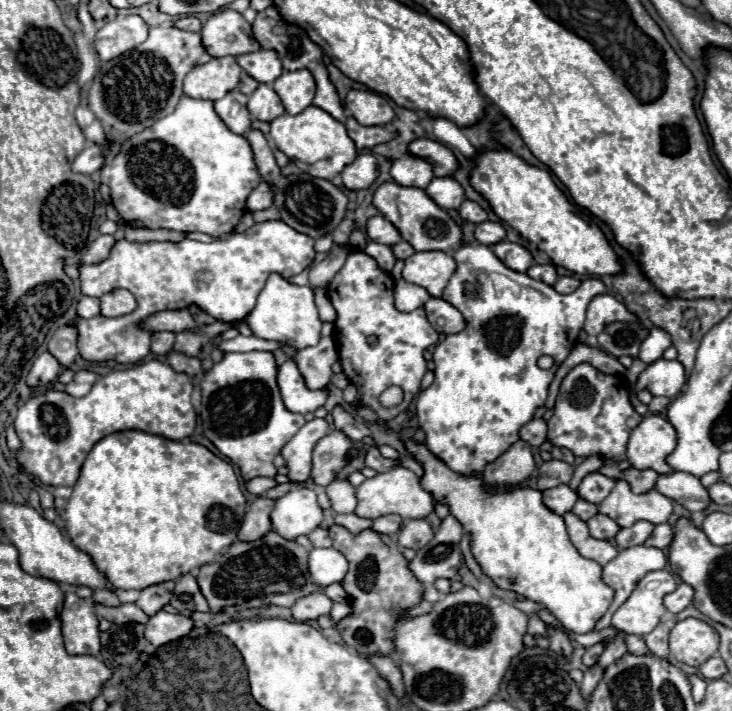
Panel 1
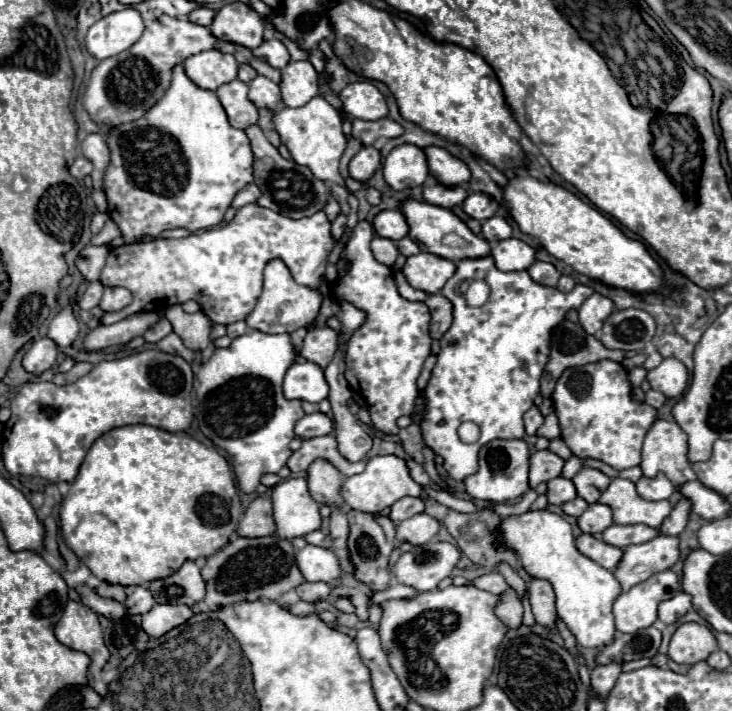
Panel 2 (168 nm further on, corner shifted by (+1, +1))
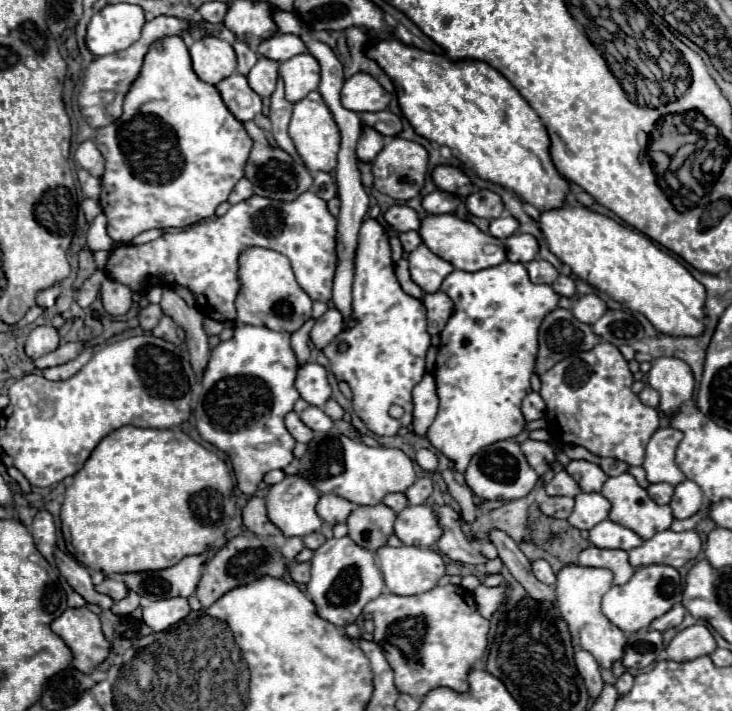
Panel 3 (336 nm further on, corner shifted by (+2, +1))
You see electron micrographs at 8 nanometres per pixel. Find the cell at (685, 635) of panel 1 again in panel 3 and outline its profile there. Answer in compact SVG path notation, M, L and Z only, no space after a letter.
M692 625L680 631L666 647L668 659L672 661L692 661L702 655L710 655L716 649L716 639L704 625Z

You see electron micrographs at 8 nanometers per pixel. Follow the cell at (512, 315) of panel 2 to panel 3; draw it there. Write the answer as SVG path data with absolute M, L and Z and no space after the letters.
M504 261L496 267L488 267L476 273L456 269L444 279L442 291L454 301L456 311L440 333L442 343L434 373L440 407L426 435L438 451L442 451L450 461L456 463L456 471L464 473L470 459L482 447L488 447L500 439L512 439L524 429L526 421L520 411L520 403L530 391L530 375L538 351L538 323L542 321L542 315L546 315L546 311L554 311L554 307L558 307L560 297L554 295L552 287L530 283L526 267L512 261Z

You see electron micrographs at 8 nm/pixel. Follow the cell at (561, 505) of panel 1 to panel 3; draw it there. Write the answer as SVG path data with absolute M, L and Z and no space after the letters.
M558 471L550 483L546 483L546 493L548 495L566 495L566 497L576 497L582 493L580 485L566 473Z

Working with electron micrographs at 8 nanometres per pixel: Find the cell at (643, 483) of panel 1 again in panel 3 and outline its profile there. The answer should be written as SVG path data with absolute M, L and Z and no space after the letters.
M656 483L656 485L650 485L650 487L648 487L648 495L650 495L656 503L660 503L660 505L670 503L672 493L674 493L674 487L668 485L668 483Z

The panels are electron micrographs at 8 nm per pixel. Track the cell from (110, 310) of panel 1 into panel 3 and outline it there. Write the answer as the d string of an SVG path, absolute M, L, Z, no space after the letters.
M108 277L102 283L102 303L104 303L104 309L108 315L112 315L112 317L126 315L132 307L132 291L130 291L130 287Z

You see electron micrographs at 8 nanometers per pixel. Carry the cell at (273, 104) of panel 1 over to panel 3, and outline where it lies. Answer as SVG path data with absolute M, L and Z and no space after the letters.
M260 57L258 63L250 69L248 83L260 97L270 97L274 93L274 87L278 81L278 65L280 63L274 59Z

